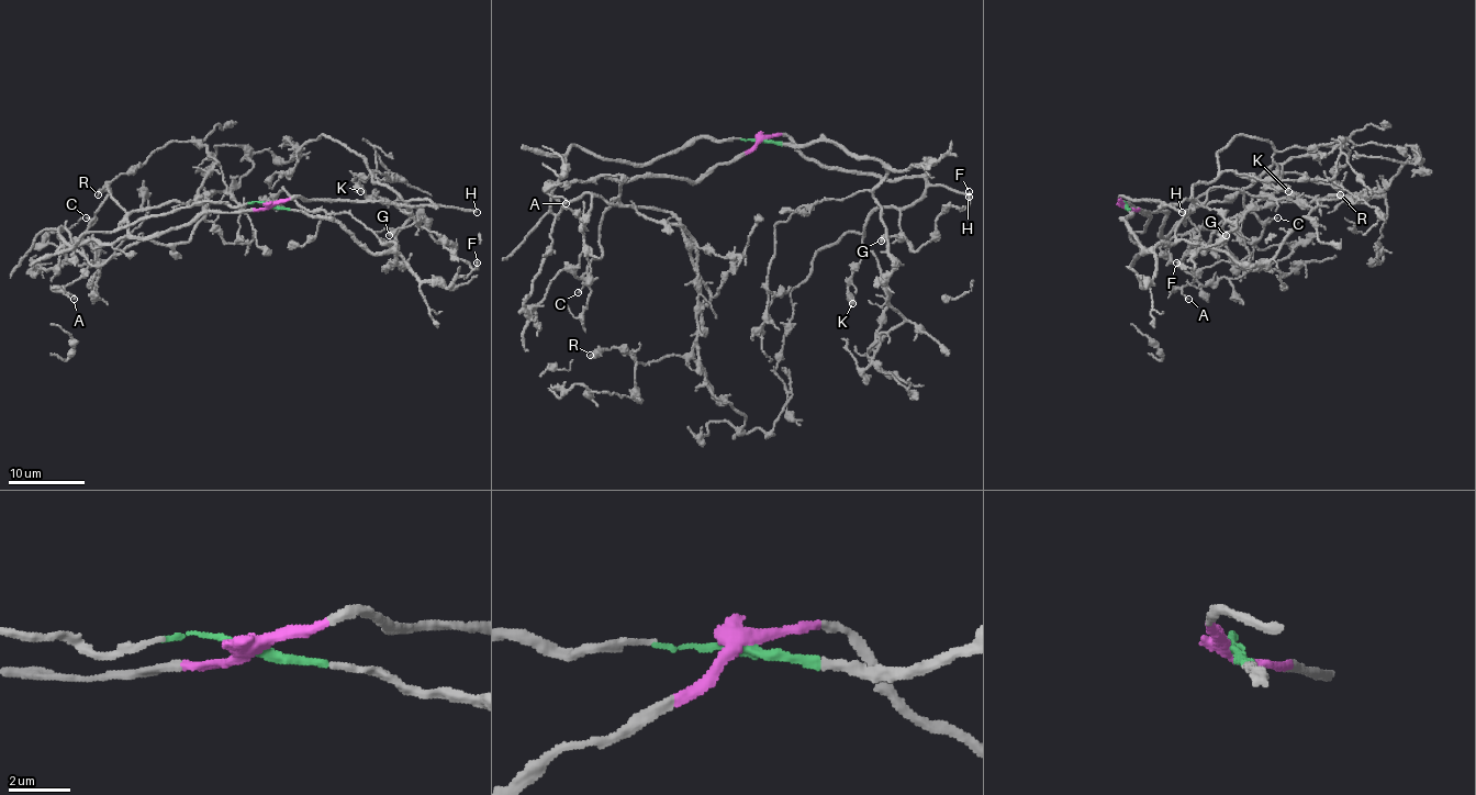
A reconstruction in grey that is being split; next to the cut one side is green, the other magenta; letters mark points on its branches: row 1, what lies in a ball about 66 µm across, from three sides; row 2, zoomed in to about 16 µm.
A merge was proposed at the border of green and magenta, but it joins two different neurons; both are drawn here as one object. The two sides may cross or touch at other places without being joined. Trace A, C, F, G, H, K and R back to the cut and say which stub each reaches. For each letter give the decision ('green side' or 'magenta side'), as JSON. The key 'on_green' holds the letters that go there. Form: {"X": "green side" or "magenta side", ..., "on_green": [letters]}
{"A": "magenta side", "C": "magenta side", "F": "magenta side", "G": "magenta side", "H": "magenta side", "K": "magenta side", "R": "magenta side", "on_green": []}

